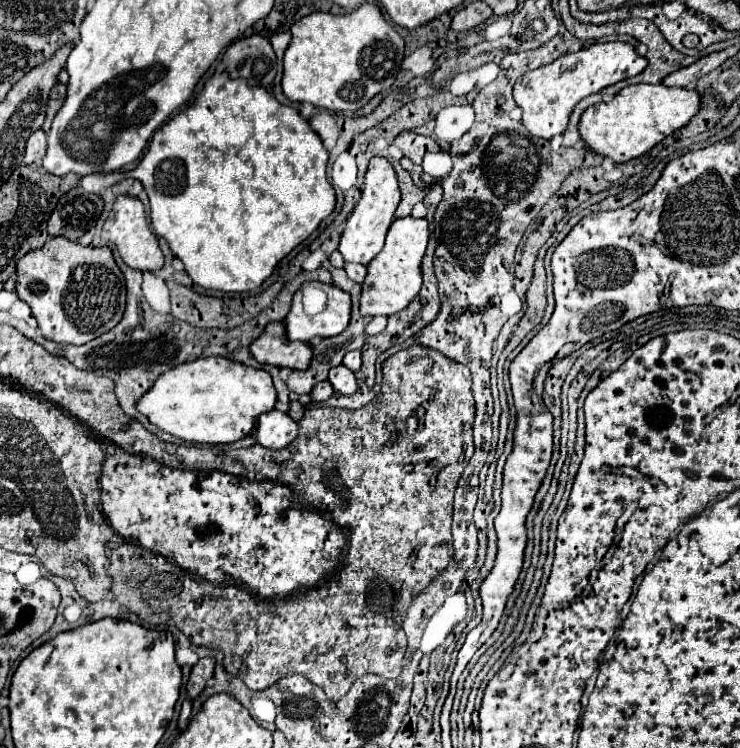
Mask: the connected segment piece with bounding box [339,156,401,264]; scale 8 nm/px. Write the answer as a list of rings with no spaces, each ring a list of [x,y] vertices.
[[[381,156],[371,158],[367,174],[365,174],[365,182],[361,186],[361,200],[357,202],[351,216],[347,218],[347,226],[341,234],[339,252],[343,254],[345,262],[369,264],[377,256],[377,252],[383,248],[385,234],[393,222],[393,214],[399,206],[399,200],[401,200],[401,192],[399,192],[397,174],[395,174],[391,162]]]

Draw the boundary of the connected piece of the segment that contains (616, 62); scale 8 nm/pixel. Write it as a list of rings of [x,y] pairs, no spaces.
[[[605,42],[585,46],[579,52],[565,54],[555,62],[527,72],[517,80],[513,88],[513,98],[523,110],[523,126],[539,138],[551,140],[565,132],[573,108],[587,96],[613,86],[625,78],[637,76],[647,68],[647,58],[639,56],[635,48],[627,42]]]

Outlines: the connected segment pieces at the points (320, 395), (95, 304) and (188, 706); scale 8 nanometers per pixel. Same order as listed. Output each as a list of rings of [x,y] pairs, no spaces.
[[[325,380],[325,382],[319,382],[319,384],[313,388],[311,398],[313,398],[313,402],[325,402],[325,400],[329,400],[333,394],[335,394],[333,386]]]
[[[51,238],[41,250],[33,250],[21,258],[17,264],[19,280],[15,286],[17,296],[27,302],[33,310],[33,316],[39,322],[39,328],[47,340],[57,344],[87,344],[93,338],[115,328],[125,312],[125,278],[117,268],[113,254],[107,246],[93,248],[81,246],[67,238]]]
[[[186,699],[181,708],[181,712],[178,718],[178,727],[180,732],[182,732],[188,725],[189,719],[191,718],[192,713],[192,702],[189,699]]]

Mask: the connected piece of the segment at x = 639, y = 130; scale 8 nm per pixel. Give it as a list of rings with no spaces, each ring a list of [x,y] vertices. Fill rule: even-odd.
[[[637,84],[623,88],[611,102],[589,106],[579,122],[581,138],[591,152],[613,158],[617,164],[639,158],[663,138],[685,128],[701,110],[701,94],[691,88],[667,88],[665,84]]]

